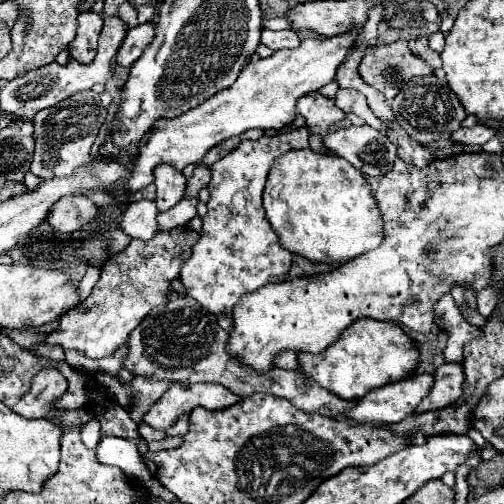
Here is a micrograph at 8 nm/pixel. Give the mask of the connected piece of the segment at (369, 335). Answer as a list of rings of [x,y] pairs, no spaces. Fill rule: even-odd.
[[[358,319],[322,353],[298,353],[302,371],[316,379],[316,383],[340,399],[358,399],[364,393],[386,385],[390,381],[406,379],[418,363],[418,349],[412,339],[396,325],[376,319]]]

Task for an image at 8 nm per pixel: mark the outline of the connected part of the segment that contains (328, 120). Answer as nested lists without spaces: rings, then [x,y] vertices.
[[[318,91],[312,95],[300,97],[296,103],[296,109],[306,119],[310,135],[326,137],[338,121],[346,119],[346,113],[334,105],[334,99],[328,99]]]

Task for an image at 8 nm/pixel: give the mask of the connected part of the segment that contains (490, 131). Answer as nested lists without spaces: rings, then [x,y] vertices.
[[[474,125],[472,129],[458,129],[452,133],[452,139],[458,143],[466,143],[466,145],[484,145],[486,141],[490,141],[496,135],[496,127],[488,127],[488,125]]]

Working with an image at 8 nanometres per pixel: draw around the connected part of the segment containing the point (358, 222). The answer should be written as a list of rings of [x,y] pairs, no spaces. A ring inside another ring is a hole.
[[[312,149],[284,153],[270,167],[262,197],[266,219],[280,235],[282,245],[294,255],[302,255],[314,263],[342,263],[372,251],[382,243],[382,215],[368,181],[360,171],[356,171],[356,167],[352,167],[346,159],[336,159],[336,155],[320,155]]]

